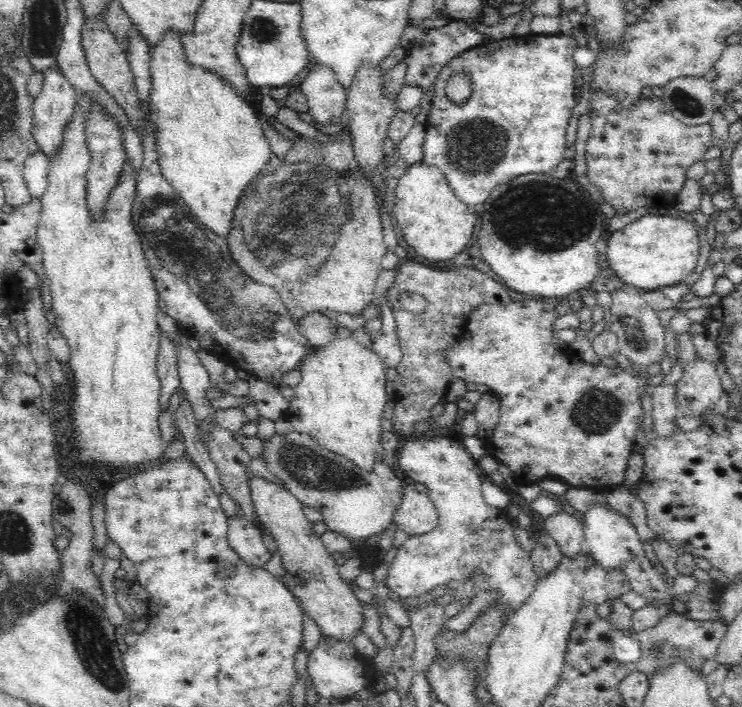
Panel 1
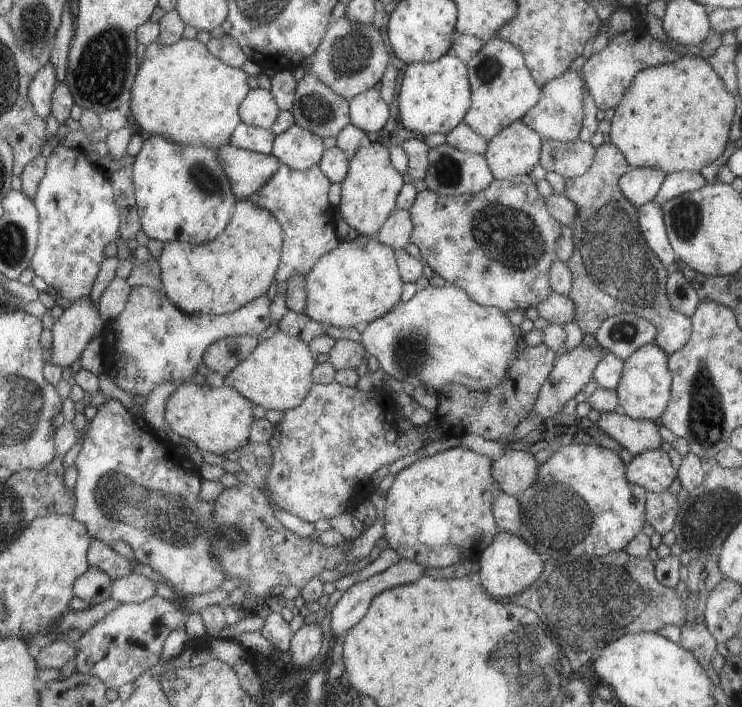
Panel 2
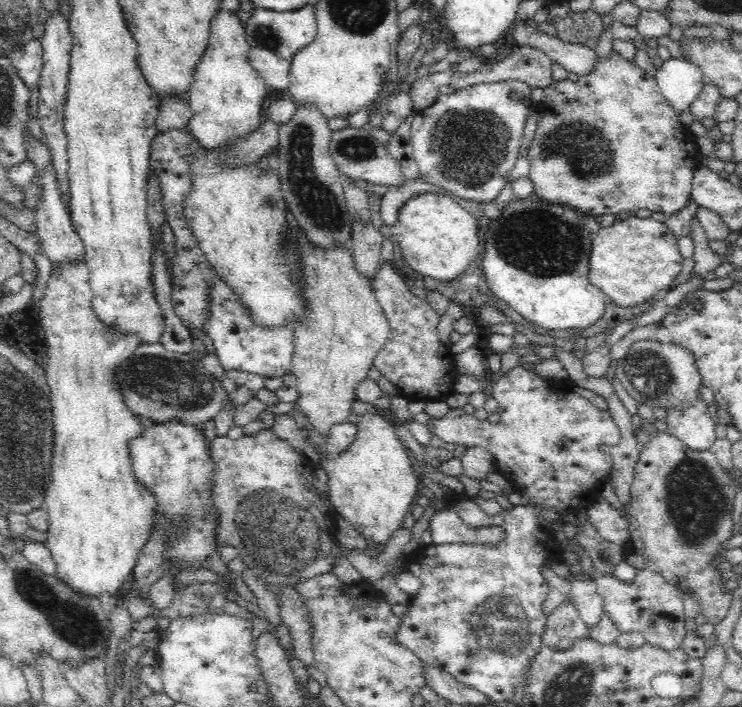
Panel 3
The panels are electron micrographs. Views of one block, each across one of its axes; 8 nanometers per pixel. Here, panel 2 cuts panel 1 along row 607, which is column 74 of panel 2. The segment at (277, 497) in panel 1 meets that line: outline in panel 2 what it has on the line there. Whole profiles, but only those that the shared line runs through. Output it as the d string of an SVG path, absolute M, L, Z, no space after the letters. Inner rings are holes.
M89 298L71 302L53 326L50 362L62 368L70 366L92 338L103 337L106 326L98 306Z

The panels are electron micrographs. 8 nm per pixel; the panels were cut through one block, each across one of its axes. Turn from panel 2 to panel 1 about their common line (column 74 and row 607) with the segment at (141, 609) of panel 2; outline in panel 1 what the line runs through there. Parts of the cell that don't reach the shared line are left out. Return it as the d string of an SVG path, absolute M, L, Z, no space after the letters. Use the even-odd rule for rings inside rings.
M594 505L584 512L581 522L585 534L585 550L589 551L594 560L606 571L622 573L626 575L626 581L630 583L630 590L646 599L646 605L654 605L655 608L663 606L672 607L673 599L668 584L658 576L653 569L653 557L649 555L647 546L640 542L634 525L626 516L618 515L611 507Z

